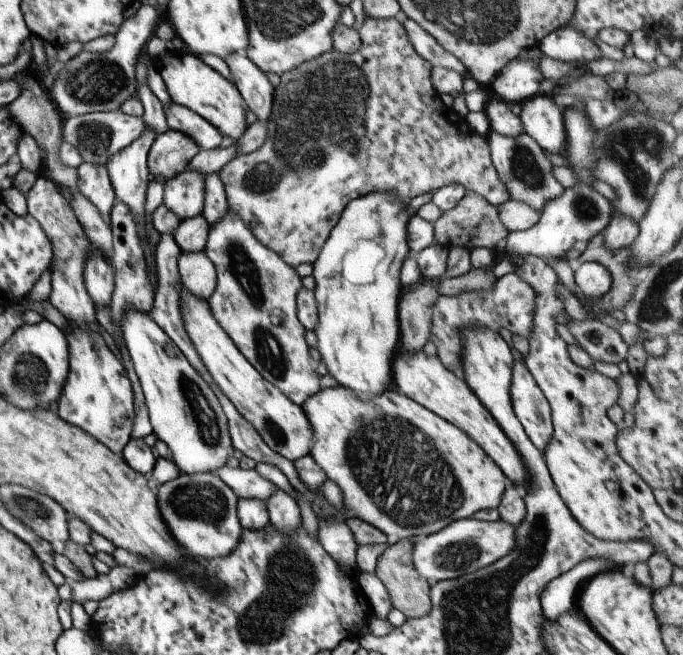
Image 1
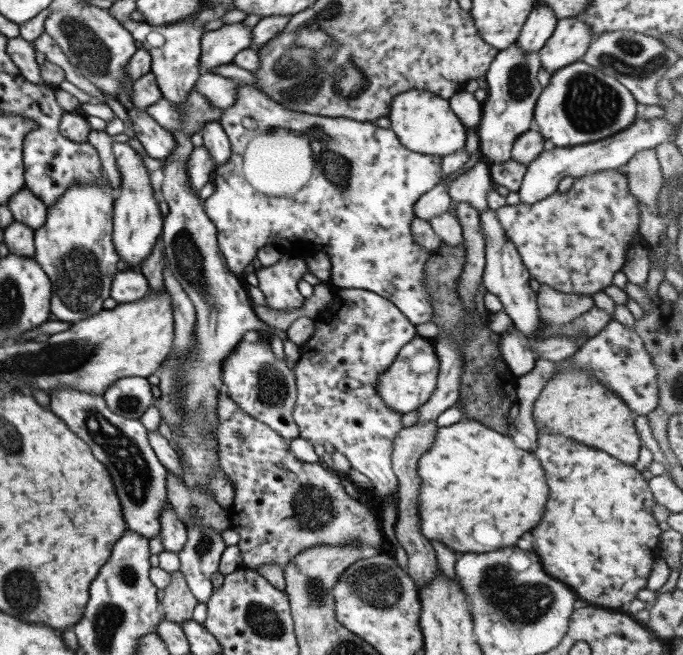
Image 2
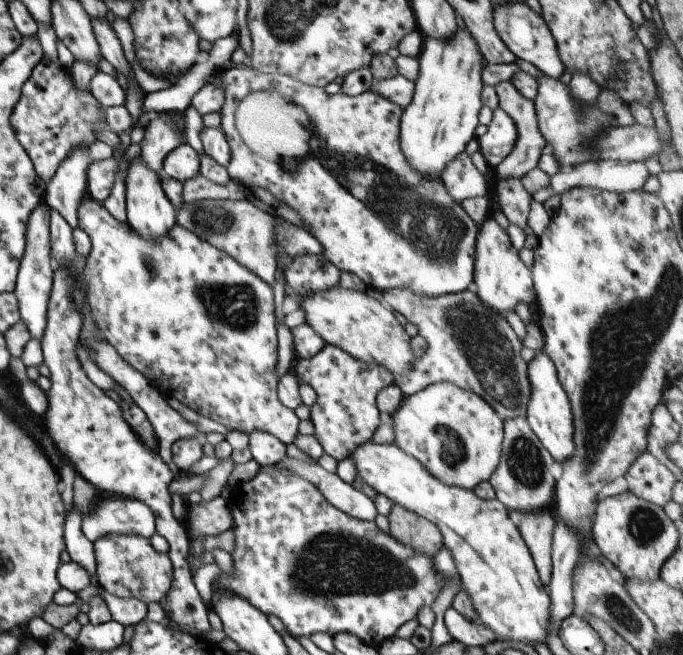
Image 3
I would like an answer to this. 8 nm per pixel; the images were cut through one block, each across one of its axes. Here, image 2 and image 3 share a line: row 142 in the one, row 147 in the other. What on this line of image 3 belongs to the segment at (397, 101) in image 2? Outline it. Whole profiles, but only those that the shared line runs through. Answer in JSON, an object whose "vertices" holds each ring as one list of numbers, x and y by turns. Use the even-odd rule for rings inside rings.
{"vertices":[[457,27,451,40,433,40,433,38,422,40,421,52,417,57,418,76,413,83,411,102,403,109,399,118,398,144,405,162,419,174,429,176,431,180,441,176,445,164,453,160,457,154,464,152,467,142,475,138,474,130,478,125,478,112,482,107,481,57,477,44,473,42,466,28]]}

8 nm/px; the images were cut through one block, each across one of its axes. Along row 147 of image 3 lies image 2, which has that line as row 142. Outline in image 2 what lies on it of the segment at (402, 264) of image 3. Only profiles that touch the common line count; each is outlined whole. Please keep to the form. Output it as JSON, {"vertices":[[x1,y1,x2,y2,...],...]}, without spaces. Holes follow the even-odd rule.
{"vertices":[[239,83,237,87,237,96,232,106,222,110,220,118,217,119,220,128,228,139,230,145,230,158,225,165,219,166,212,171,211,183,213,184,213,194,203,199,203,210,205,216,211,220,216,231,216,246,219,248,225,266,235,275,240,276,243,268,250,264,250,261,256,257,257,249,263,246,271,245,277,249,283,256,290,256,304,260,305,257,315,255,319,251,325,251,329,255,331,261,331,270,329,270,331,284,338,288,344,289,363,289,374,292,389,300,393,306,396,306,401,314,413,325,429,322,431,317,431,296,429,290,425,290,423,280,423,265,427,261,427,257,431,253,427,250,418,248,412,240,409,227,413,221,414,212,413,205,421,194,429,191,431,187,446,180,449,176,445,176,440,172,440,160,437,156,429,156,429,154,419,154,407,150,397,141,396,135,389,128,377,128,372,122,357,122,349,118,328,118,318,115,304,114,303,112,294,112,283,108,277,102,274,102,269,95,263,91,247,85]]}

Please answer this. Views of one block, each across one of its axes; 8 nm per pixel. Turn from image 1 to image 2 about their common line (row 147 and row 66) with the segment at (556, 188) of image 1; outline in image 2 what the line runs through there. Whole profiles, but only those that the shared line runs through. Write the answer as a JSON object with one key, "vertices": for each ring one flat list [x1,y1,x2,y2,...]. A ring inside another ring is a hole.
{"vertices":[[513,42,503,50,498,50,490,62,483,78,487,84,487,97,480,106,476,136,478,150,491,165,508,162,514,139,529,129,529,124,533,120,534,104,543,89,536,79,540,67,538,52,521,52,517,42]]}

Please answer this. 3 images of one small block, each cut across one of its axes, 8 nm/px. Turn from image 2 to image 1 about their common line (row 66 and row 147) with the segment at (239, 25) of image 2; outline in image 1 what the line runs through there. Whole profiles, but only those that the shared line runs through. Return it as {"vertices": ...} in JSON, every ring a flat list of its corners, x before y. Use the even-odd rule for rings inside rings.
{"vertices":[[169,101,162,105,162,111,168,128,190,136,200,149,212,149,221,144,222,134,187,107]]}

